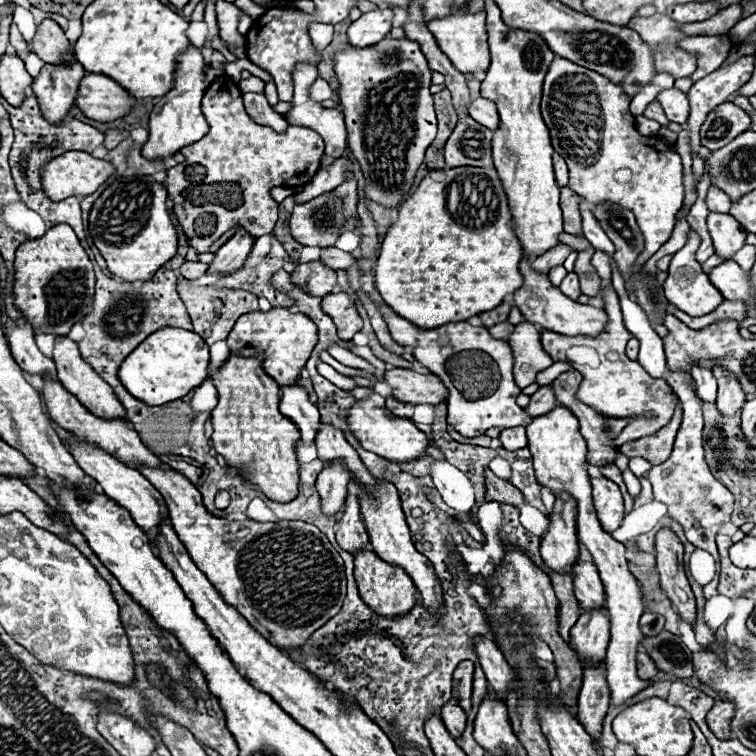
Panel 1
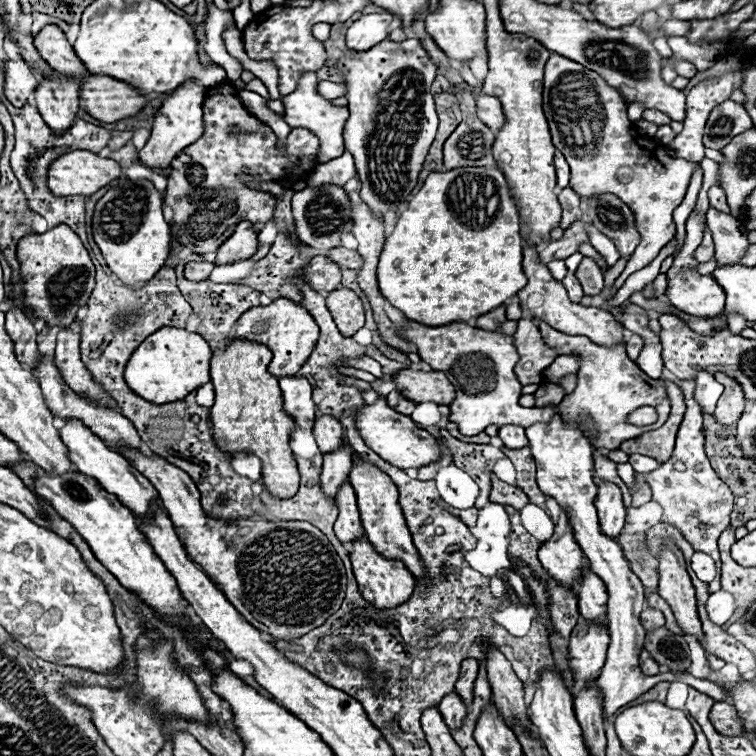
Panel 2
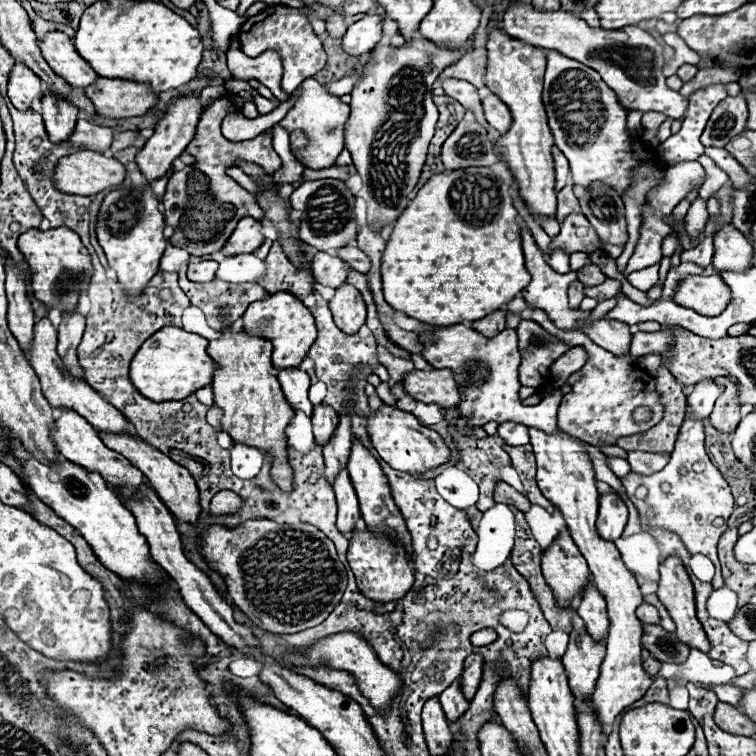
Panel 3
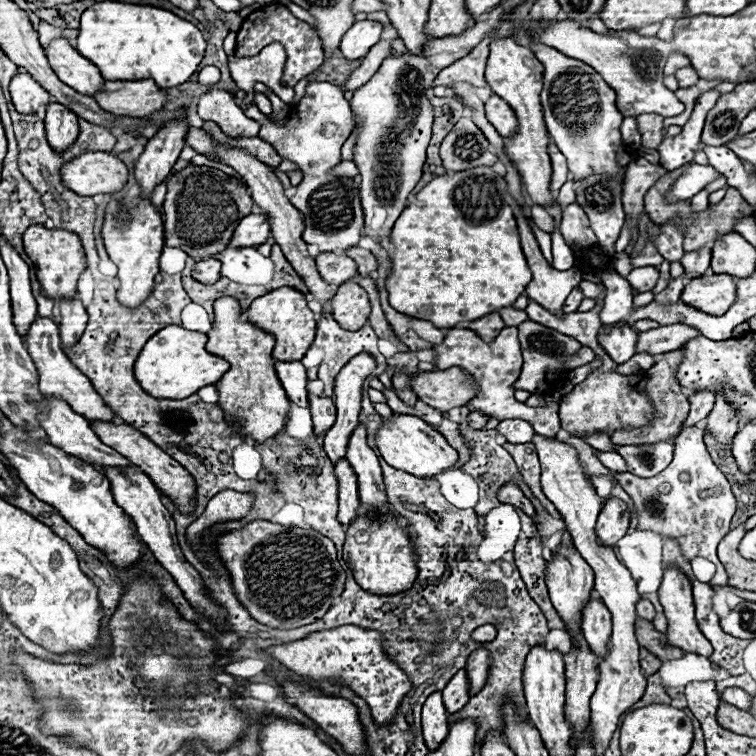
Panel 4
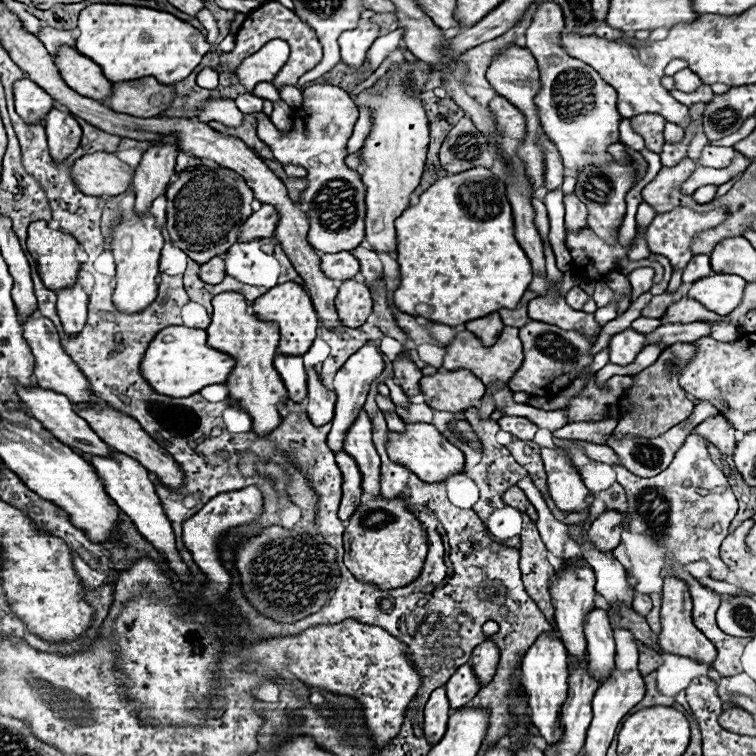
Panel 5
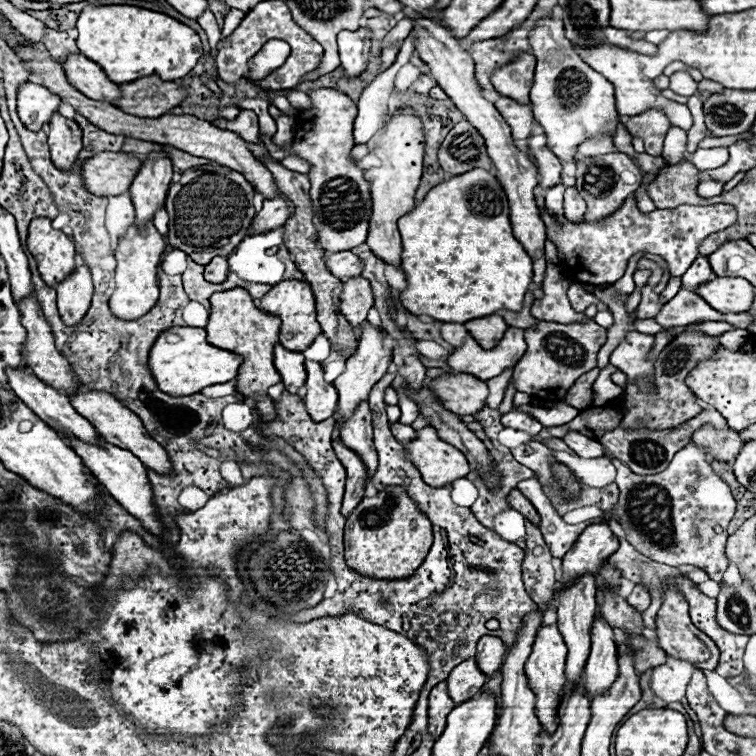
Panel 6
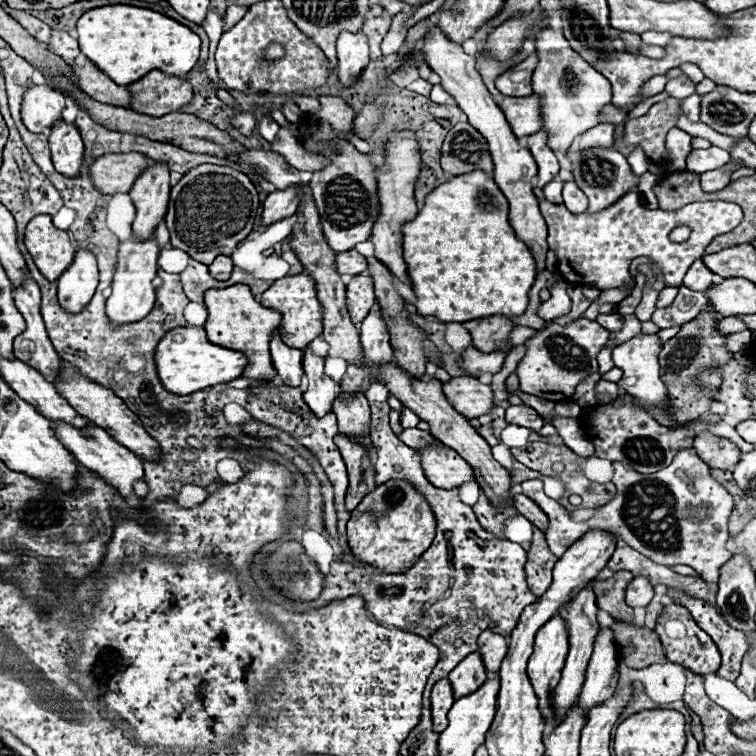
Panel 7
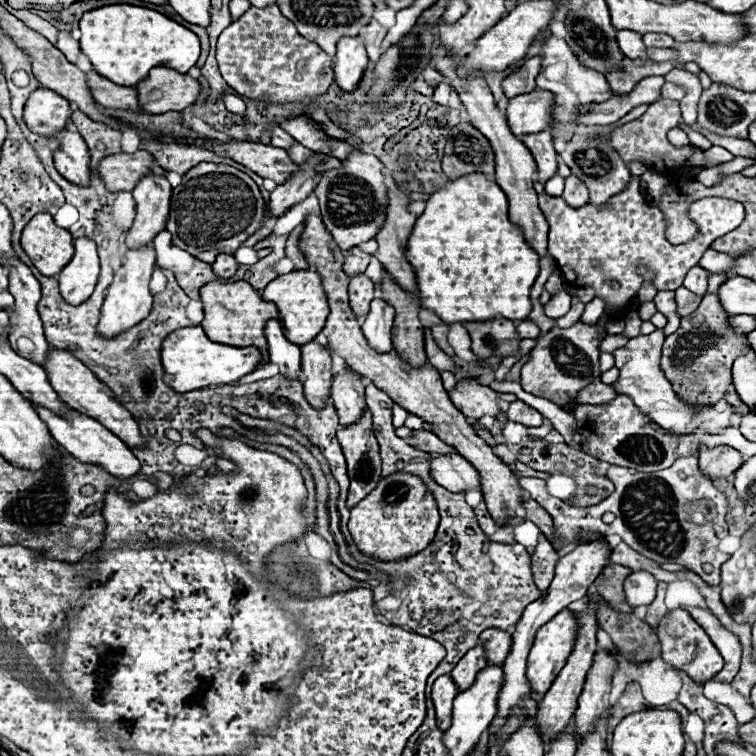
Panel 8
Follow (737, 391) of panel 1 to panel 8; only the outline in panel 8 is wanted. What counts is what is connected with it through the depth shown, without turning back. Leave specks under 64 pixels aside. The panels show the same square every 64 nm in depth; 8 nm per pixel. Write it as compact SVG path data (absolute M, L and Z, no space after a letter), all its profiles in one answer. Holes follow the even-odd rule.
M700 446L700 466L702 472L708 474L708 478L728 478L734 474L734 470L738 470L738 466L744 462L742 454L730 446L714 446L714 448L706 448Z

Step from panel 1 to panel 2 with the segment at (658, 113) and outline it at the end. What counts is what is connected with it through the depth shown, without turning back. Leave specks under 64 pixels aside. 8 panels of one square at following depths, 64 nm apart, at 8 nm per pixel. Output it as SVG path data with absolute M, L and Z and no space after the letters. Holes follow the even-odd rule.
M646 108L646 110L644 110L644 120L654 122L654 124L658 124L658 126L672 122L670 118L666 118L666 114L662 114L662 112L658 112L658 110L652 110L652 108Z

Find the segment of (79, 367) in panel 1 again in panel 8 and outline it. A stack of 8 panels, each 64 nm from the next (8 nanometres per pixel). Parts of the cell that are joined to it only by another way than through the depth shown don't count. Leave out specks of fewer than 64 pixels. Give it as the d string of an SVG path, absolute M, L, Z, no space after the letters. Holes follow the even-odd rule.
M76 238L76 254L58 274L60 294L70 306L78 306L90 298L98 282L100 264L98 250L90 238Z

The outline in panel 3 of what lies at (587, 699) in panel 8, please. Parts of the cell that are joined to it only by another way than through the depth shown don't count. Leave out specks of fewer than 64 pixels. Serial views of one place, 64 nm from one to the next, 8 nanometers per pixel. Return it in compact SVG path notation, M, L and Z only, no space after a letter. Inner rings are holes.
M588 582L588 586L584 588L580 606L578 606L578 614L586 622L586 628L592 638L596 638L596 640L606 638L608 628L610 628L610 620L606 614L606 598L600 594L600 590L596 588L594 582Z

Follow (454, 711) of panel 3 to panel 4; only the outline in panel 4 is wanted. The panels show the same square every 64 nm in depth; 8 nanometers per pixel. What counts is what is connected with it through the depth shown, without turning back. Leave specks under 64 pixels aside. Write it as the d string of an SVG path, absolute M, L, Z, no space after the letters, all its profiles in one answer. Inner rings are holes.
M460 670L460 672L448 682L448 686L442 690L442 700L444 700L444 706L446 706L448 714L456 714L458 710L462 710L462 708L466 706L466 702L470 700L470 696L468 696L466 670Z

